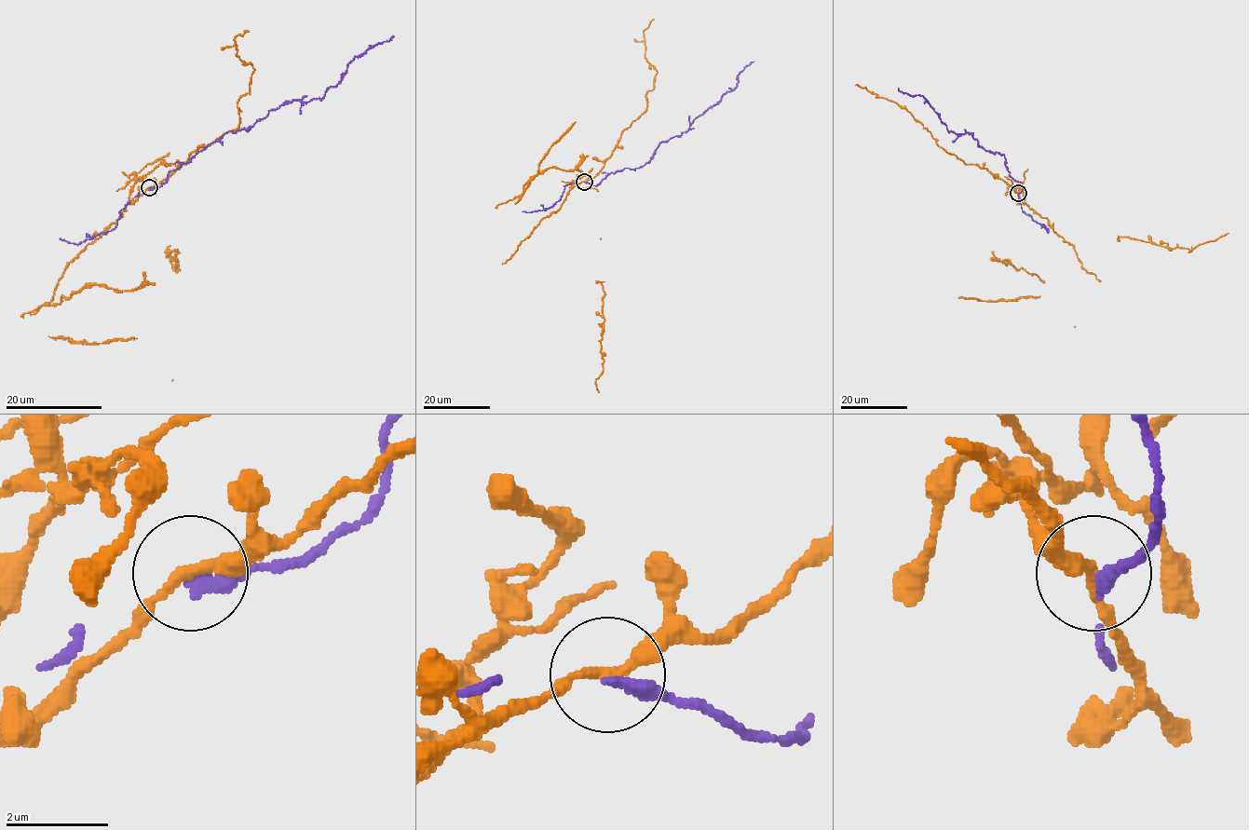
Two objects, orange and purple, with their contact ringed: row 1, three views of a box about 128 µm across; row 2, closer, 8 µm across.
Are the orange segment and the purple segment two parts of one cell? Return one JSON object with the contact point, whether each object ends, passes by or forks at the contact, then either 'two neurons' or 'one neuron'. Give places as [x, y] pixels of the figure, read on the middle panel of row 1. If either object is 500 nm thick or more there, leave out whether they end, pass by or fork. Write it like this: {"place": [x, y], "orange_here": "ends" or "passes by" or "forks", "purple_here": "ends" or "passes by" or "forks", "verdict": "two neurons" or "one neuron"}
{"place": [584, 182], "orange_here": "passes by", "purple_here": "ends", "verdict": "two neurons"}

